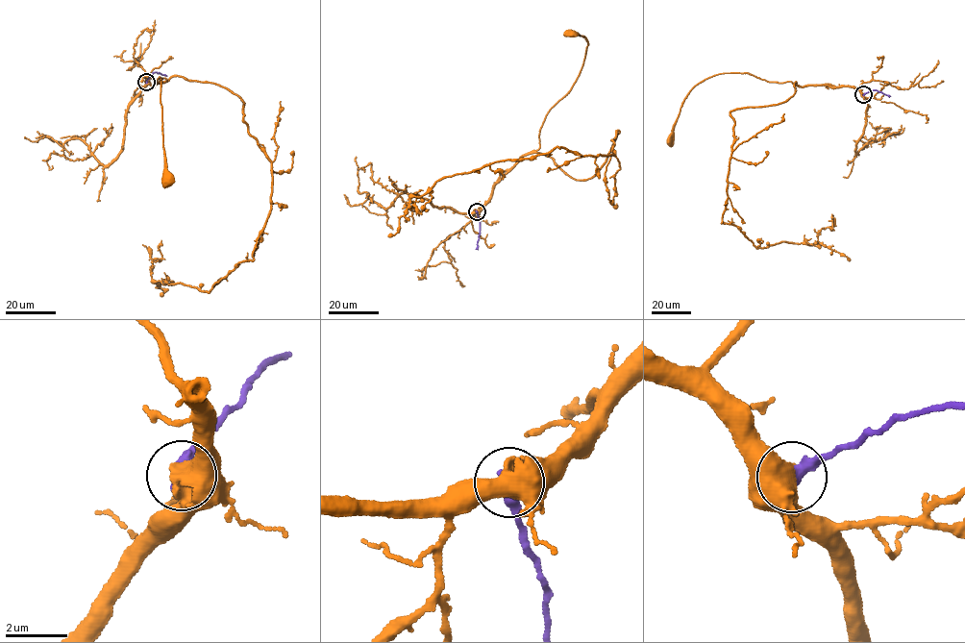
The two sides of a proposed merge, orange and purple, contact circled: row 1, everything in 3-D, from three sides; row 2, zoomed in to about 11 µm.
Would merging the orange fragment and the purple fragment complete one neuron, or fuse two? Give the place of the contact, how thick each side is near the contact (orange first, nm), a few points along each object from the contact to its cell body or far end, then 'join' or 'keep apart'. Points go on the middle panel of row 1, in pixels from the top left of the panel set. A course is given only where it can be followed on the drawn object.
place (477, 211); calibres 800 and 480 nm; course orange (477, 211), (528, 155), (590, 179), (619, 132), (614, 154), (556, 146), (442, 177), (411, 194), (429, 210); course purple (477, 211), (480, 233), (476, 249); keep apart

